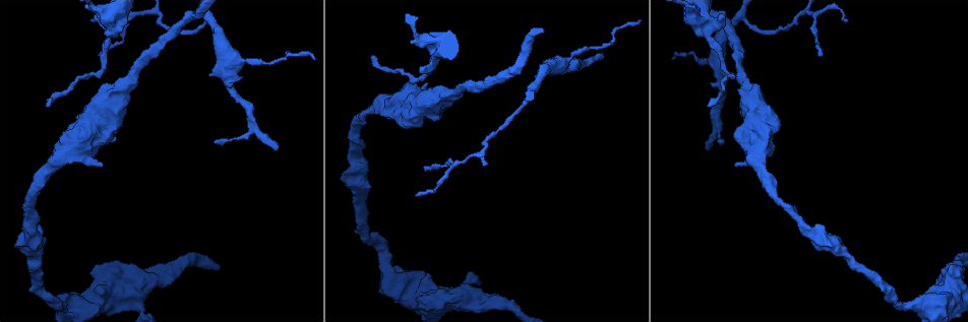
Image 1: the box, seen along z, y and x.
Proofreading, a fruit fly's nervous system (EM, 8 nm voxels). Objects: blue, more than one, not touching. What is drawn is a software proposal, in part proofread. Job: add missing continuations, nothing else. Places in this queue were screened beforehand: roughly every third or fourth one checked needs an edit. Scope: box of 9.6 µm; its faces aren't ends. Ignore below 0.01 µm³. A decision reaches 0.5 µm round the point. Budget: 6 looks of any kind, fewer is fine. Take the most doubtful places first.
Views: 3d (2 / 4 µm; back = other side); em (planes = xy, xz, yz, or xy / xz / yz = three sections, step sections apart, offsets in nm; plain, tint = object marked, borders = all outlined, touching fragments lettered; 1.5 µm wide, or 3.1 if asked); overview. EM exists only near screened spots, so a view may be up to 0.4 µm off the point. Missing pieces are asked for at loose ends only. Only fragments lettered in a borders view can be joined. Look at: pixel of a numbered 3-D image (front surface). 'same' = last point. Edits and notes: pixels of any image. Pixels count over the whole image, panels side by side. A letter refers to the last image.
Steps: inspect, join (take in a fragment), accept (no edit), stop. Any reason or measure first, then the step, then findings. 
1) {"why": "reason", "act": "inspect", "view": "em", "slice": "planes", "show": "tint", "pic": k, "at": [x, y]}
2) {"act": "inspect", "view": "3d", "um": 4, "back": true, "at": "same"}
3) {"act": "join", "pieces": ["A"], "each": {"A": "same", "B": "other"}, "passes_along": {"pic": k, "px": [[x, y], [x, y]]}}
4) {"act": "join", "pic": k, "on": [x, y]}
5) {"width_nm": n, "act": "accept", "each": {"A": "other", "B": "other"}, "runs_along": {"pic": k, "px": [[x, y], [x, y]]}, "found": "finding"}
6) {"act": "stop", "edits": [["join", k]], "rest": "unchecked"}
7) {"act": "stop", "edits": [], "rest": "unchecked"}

{"why": "free end", "act": "inspect", "view": "em", "slice": "planes", "show": "borders", "pic": 1, "at": [599, 56]}

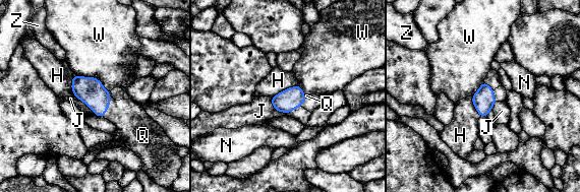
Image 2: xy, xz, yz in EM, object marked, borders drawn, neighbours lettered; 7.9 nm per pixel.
{"act": "join", "pic": 2, "on": [133, 124], "each": {"H": "other", "J": "other", "N": "other", "Q": "same", "W": "other", "Z": "other"}, "found": "the neuron continues"}

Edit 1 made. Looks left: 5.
{"act": "inspect", "view": "em", "slice": "planes", "show": "borders", "pic": 1, "at": [427, 85]}

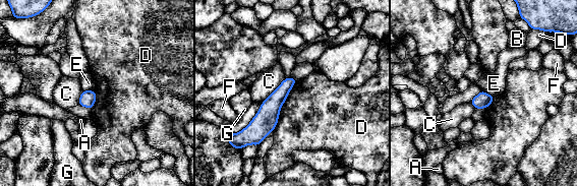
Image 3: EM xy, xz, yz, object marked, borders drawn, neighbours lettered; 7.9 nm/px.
{"act": "accept", "each": {"A": "other", "B": "other", "C": "other", "D": "other", "E": "other", "F": "other", "G": "other"}, "runs_along": {"pic": 3, "px": [[290, 79], [270, 108], [257, 138]]}, "found": "no lettered fragment goes on from it"}

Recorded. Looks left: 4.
{"act": "stop", "edits": [["join", 2]], "rest": "unchecked"}

